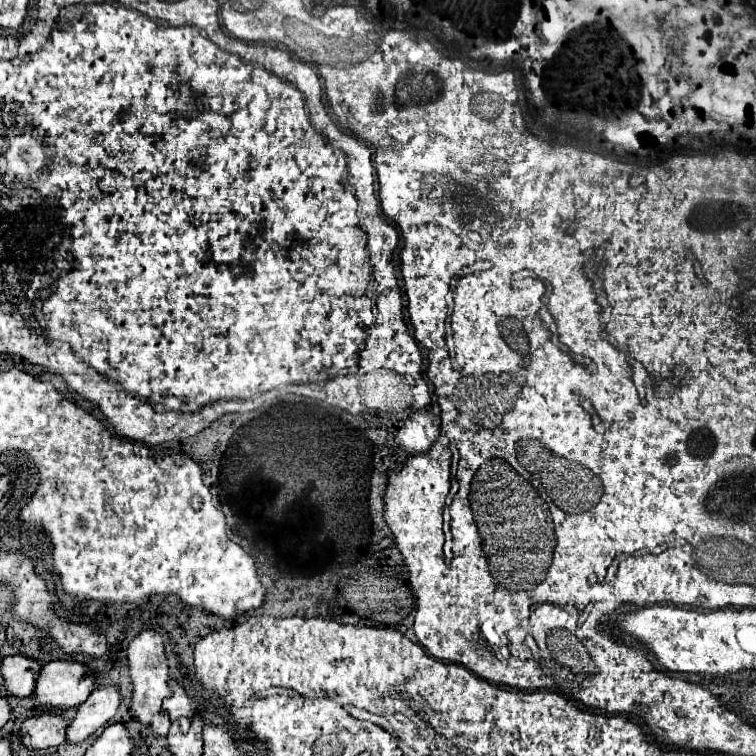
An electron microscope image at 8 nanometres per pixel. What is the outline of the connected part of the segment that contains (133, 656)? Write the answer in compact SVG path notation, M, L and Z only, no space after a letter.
M151 629L141 631L127 647L127 663L129 663L129 677L131 677L131 683L133 683L131 711L137 713L137 721L143 727L149 727L155 733L155 737L163 739L169 731L169 719L161 713L161 701L165 697L173 695L173 693L167 685L169 675L167 675L167 659L165 659L165 653L163 653L161 635L151 631Z

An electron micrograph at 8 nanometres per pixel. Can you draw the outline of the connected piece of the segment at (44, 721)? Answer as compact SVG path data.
M49 713L25 719L19 731L21 745L25 749L47 749L53 745L61 745L65 741L67 725L69 723L65 719Z

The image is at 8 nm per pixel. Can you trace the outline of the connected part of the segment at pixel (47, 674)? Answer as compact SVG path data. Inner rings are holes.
M51 661L35 679L33 699L43 711L65 711L81 705L93 691L93 677L81 663Z

